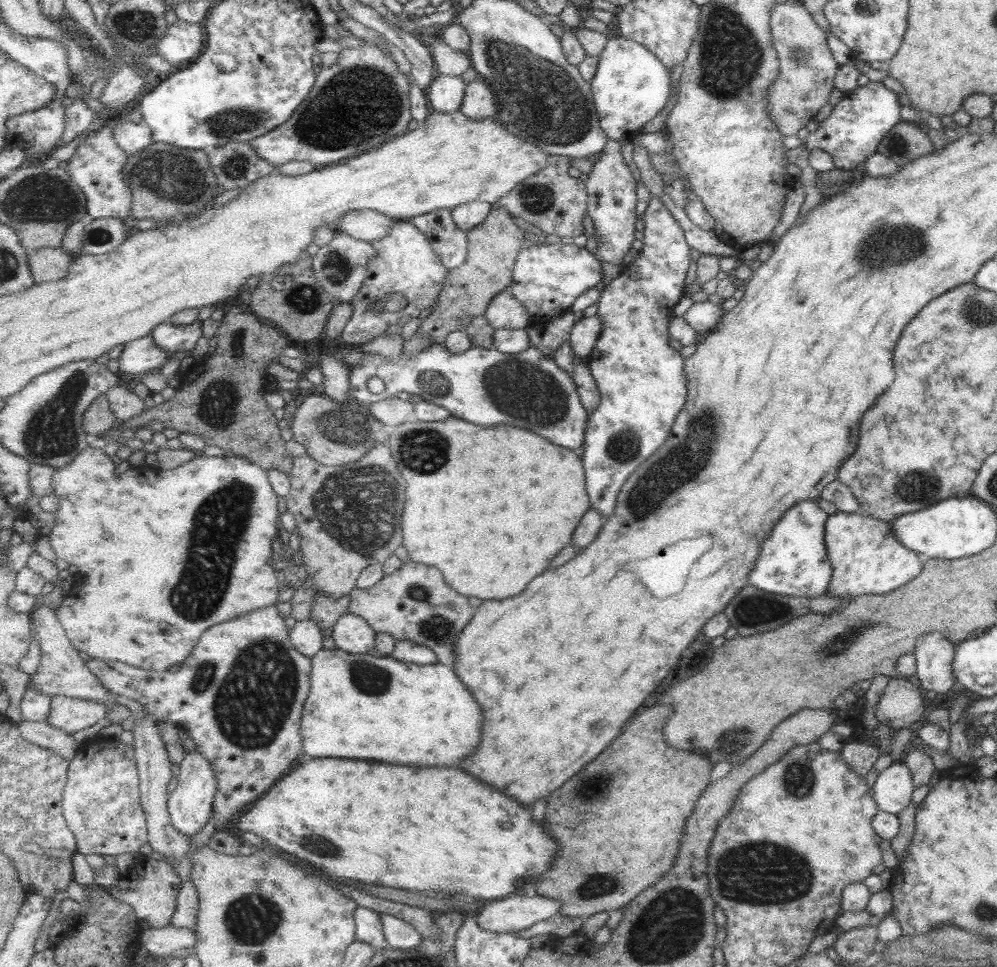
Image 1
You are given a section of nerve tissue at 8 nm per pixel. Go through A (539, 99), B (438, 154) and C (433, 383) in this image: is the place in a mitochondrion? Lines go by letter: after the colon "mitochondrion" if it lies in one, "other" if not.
A: mitochondrion
B: other
C: mitochondrion

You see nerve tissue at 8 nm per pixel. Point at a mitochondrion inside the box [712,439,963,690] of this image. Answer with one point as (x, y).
(756, 610)

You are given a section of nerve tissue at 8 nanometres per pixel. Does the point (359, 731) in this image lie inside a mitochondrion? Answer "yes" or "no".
no

